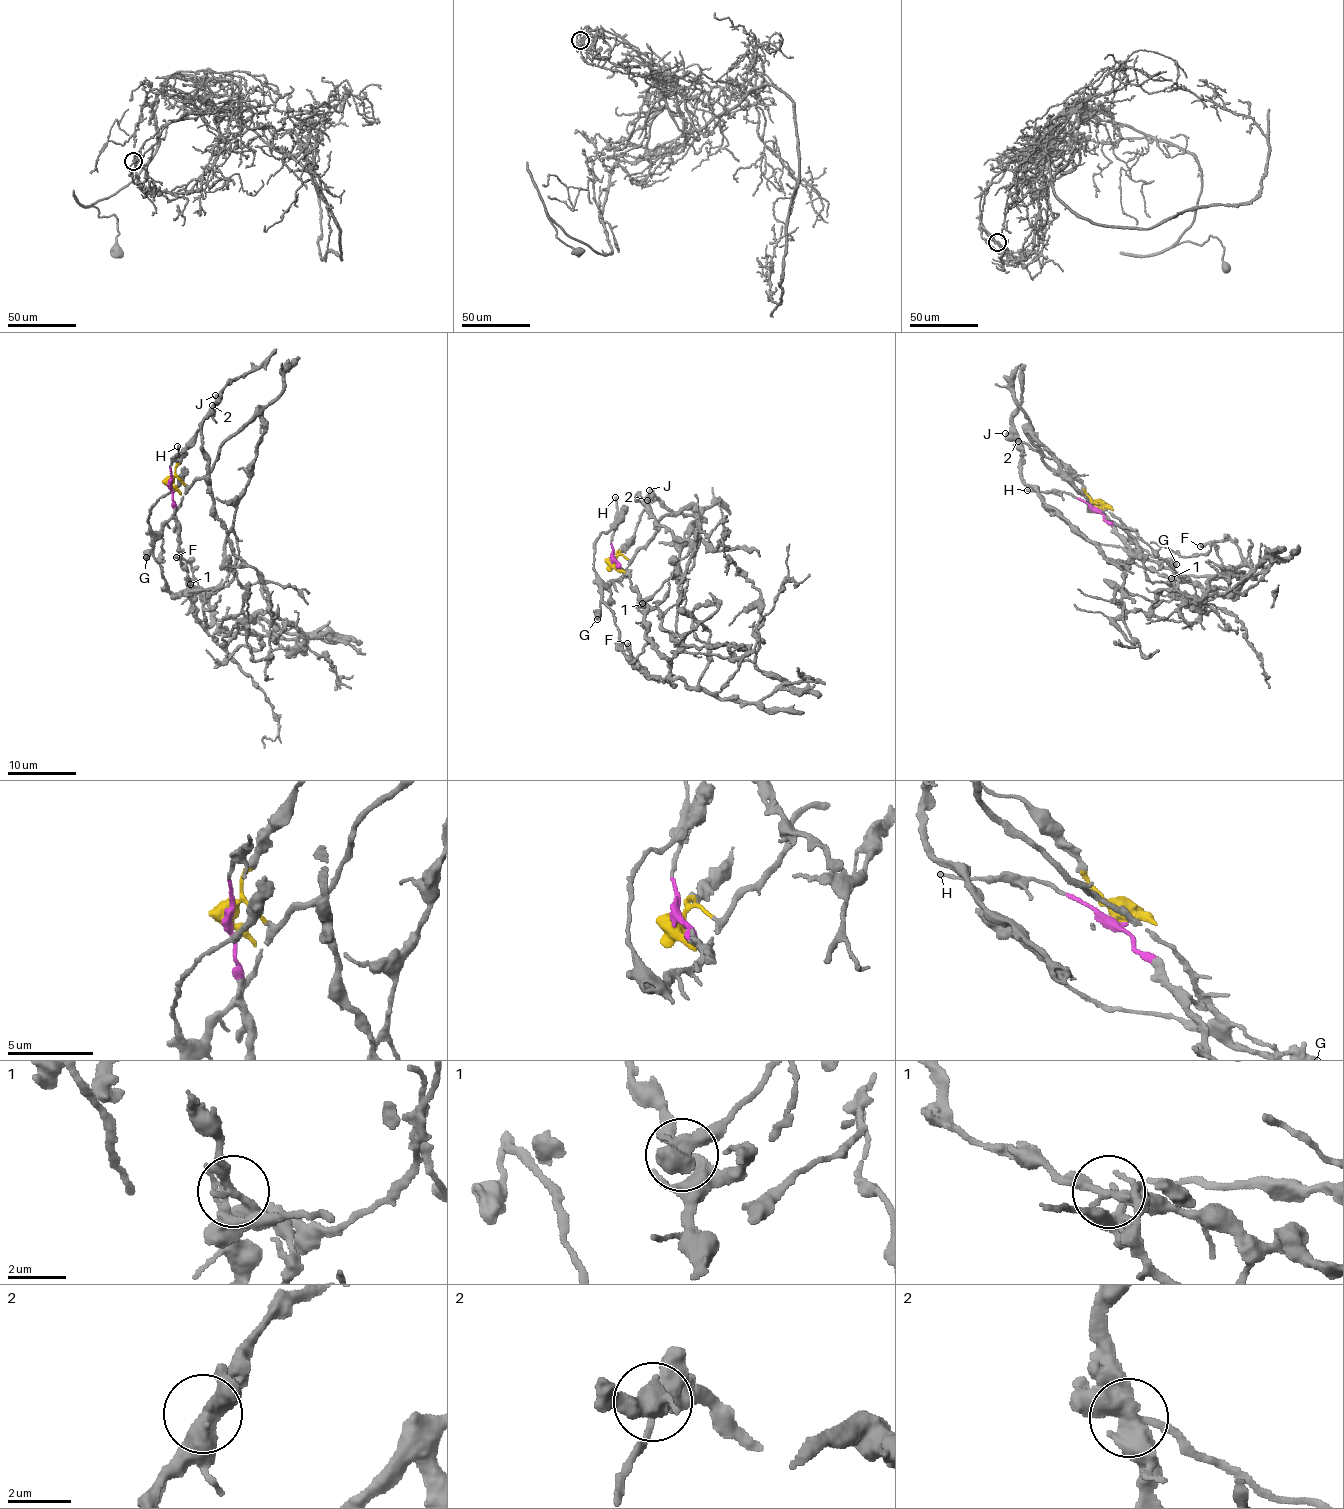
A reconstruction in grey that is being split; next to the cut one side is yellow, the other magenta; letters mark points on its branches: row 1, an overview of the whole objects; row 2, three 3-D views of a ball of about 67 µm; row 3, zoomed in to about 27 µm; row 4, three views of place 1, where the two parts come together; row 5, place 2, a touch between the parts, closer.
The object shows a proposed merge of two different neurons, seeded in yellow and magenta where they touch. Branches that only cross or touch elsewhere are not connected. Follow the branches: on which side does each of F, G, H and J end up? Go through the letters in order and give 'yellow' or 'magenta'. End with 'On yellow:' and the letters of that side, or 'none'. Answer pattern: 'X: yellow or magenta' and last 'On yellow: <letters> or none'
F: magenta
G: yellow
H: magenta
J: yellow
On yellow: G, J

